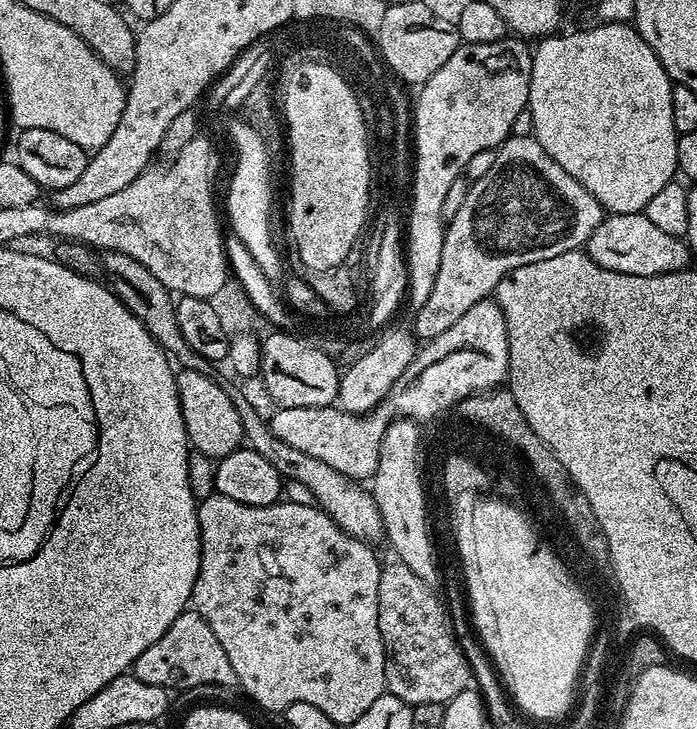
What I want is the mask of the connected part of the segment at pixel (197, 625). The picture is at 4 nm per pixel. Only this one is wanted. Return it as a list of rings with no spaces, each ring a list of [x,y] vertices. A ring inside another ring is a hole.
[[[186,610],[174,618],[174,626],[170,626],[170,630],[166,630],[166,634],[162,634],[154,646],[142,650],[134,665],[134,675],[142,678],[142,682],[150,682],[169,690],[203,686],[209,682],[227,688],[236,684],[234,666],[230,666],[226,650],[222,650],[218,638],[214,638],[214,630],[210,630],[206,618],[199,616],[195,610]]]

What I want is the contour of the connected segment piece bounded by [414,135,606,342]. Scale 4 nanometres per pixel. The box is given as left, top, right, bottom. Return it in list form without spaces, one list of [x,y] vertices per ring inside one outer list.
[[[511,135],[491,157],[492,165],[475,181],[469,183],[466,202],[458,206],[458,214],[447,221],[442,242],[442,263],[438,265],[438,278],[434,278],[434,290],[430,290],[430,298],[421,308],[415,309],[416,324],[414,332],[421,341],[427,342],[438,338],[445,330],[450,330],[470,306],[489,299],[495,293],[504,276],[518,266],[530,266],[530,262],[542,262],[542,258],[558,258],[558,254],[566,254],[583,249],[593,230],[604,221],[606,209],[542,146],[533,135]]]

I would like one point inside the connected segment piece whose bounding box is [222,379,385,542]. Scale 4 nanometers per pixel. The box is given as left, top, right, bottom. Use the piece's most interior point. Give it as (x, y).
(352, 507)

